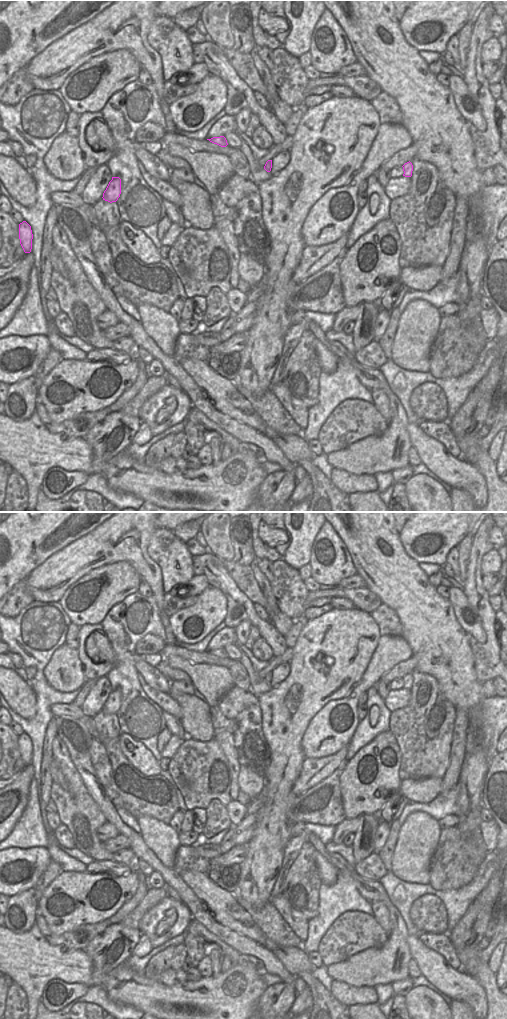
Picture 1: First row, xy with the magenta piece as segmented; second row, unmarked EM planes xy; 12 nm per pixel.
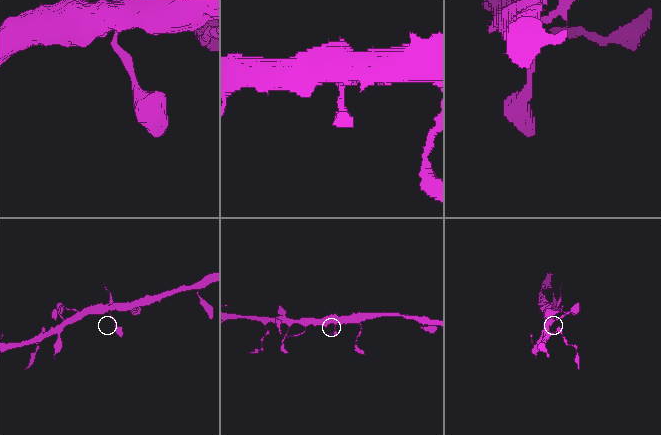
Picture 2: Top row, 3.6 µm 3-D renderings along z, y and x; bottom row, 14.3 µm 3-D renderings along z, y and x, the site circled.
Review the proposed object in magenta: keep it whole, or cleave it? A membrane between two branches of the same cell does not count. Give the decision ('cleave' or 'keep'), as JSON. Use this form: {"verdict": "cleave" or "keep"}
{"verdict": "cleave"}

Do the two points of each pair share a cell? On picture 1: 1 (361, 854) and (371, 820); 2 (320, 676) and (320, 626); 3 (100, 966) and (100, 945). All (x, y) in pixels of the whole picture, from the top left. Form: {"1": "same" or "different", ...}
{"1": "same", "2": "same", "3": "same"}

